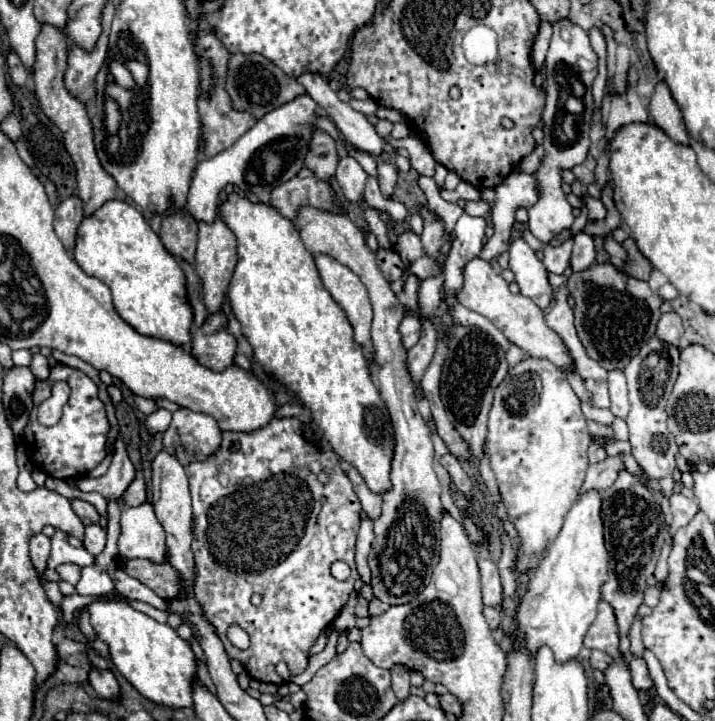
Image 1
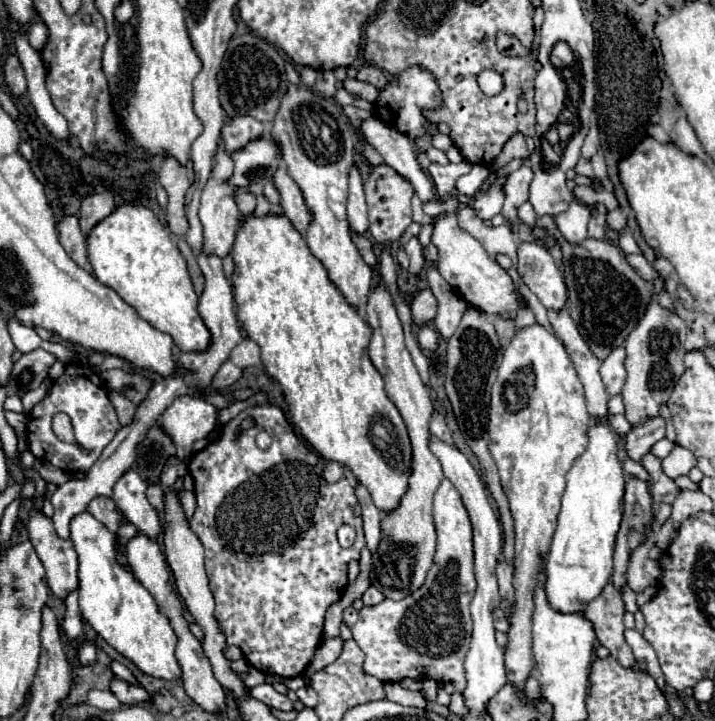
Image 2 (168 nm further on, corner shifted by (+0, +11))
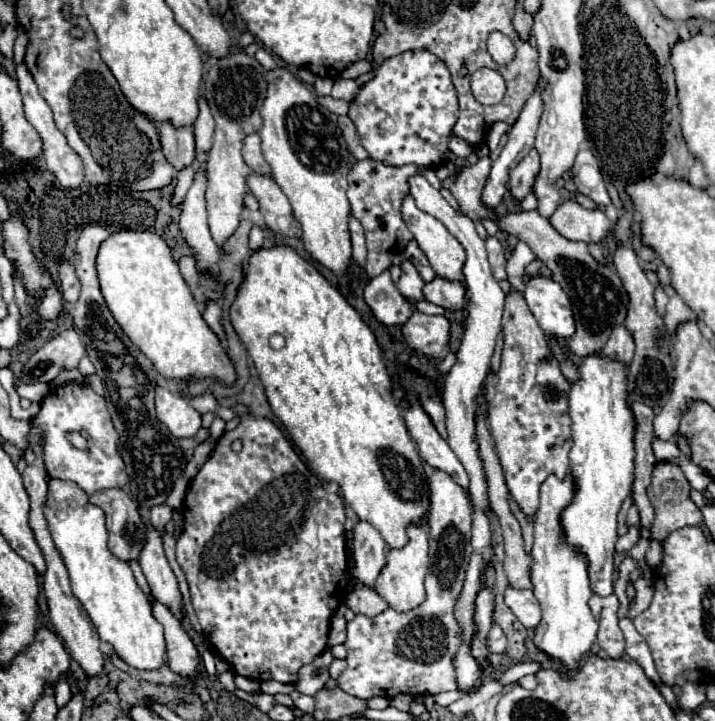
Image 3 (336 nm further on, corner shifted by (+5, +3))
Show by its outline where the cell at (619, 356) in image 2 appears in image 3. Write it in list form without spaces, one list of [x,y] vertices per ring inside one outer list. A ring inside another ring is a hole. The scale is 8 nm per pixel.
[[[618,325],[618,329],[614,329],[614,333],[610,335],[610,341],[606,343],[604,355],[610,359],[620,359],[620,361],[632,359],[634,339],[632,339],[632,333],[624,325]]]

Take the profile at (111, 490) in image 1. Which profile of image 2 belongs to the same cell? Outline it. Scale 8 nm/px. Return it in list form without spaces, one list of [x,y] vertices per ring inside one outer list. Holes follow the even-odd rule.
[[[129,469],[115,483],[111,499],[115,501],[115,505],[119,505],[121,513],[125,513],[127,519],[141,533],[157,539],[161,531],[161,521],[159,521],[157,511],[145,499],[145,489],[147,489],[147,483],[135,471]]]

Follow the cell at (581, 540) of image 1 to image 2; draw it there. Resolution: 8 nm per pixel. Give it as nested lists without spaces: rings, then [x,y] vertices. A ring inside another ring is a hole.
[[[591,423],[587,451],[567,473],[559,521],[545,561],[545,593],[551,609],[559,613],[583,613],[613,573],[615,535],[623,513],[625,475],[621,469],[617,437],[609,423]]]

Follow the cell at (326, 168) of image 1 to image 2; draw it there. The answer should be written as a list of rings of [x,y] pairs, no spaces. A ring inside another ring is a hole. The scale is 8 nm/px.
[[[289,85],[273,121],[271,137],[281,143],[281,155],[287,163],[287,171],[301,187],[305,203],[313,213],[313,223],[305,237],[311,253],[325,265],[329,279],[341,291],[345,301],[359,309],[369,299],[373,271],[361,259],[347,229],[347,171],[353,165],[355,155],[355,129],[351,127],[349,117],[335,101],[313,95],[305,87],[297,89]]]

